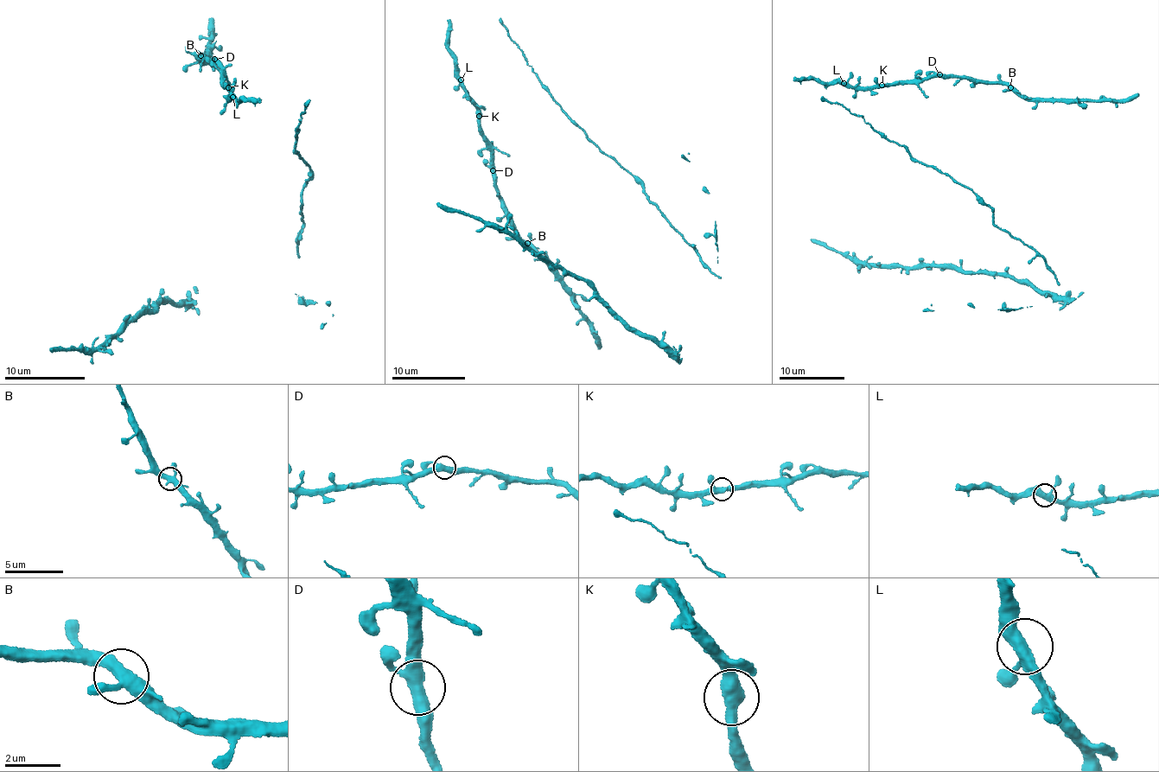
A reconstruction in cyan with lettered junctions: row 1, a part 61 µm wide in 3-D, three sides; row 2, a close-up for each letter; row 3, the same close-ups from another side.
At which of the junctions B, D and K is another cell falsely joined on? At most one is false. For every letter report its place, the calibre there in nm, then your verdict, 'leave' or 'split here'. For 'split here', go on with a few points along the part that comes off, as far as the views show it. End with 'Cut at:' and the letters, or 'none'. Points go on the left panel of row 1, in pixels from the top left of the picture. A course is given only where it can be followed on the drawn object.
B: place (200, 55); calibre 360 nm; leave
D: place (214, 59); calibre 380 nm; leave
K: place (228, 87); calibre 380 nm; leave
Cut at: none

